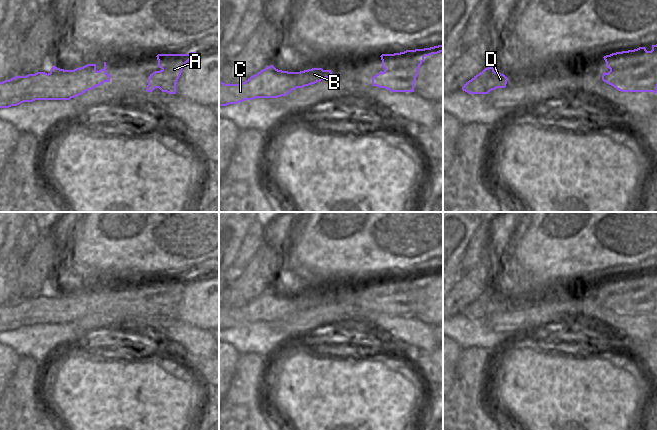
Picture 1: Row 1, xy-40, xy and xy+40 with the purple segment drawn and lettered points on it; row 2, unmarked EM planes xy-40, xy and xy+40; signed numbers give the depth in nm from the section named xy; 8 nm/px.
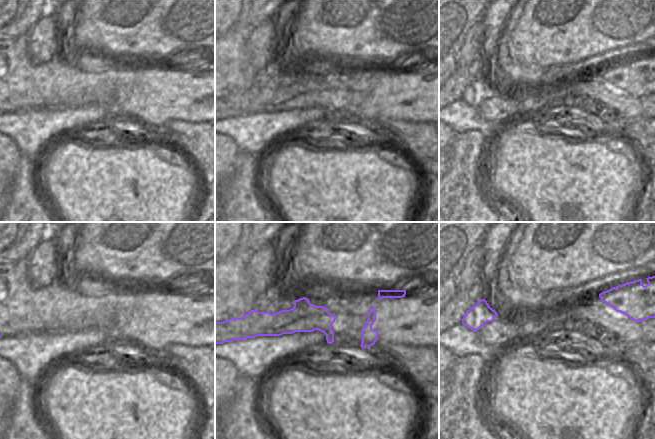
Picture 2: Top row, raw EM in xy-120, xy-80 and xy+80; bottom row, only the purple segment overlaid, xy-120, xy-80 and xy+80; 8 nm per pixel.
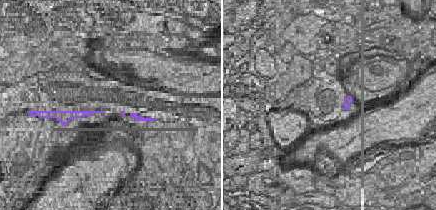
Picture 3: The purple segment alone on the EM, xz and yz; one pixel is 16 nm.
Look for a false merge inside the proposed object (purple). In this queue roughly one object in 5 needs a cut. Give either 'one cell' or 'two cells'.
one cell

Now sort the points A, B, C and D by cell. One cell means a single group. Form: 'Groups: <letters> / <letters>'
Groups: A B C D

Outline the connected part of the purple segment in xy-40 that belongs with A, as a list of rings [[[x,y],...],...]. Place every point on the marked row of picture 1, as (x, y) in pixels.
[[[196,52],[189,54],[158,54],[158,67],[160,71],[155,71],[148,77],[147,92],[152,92],[159,88],[162,92],[176,94],[176,83],[182,73],[184,65],[196,58]]]

